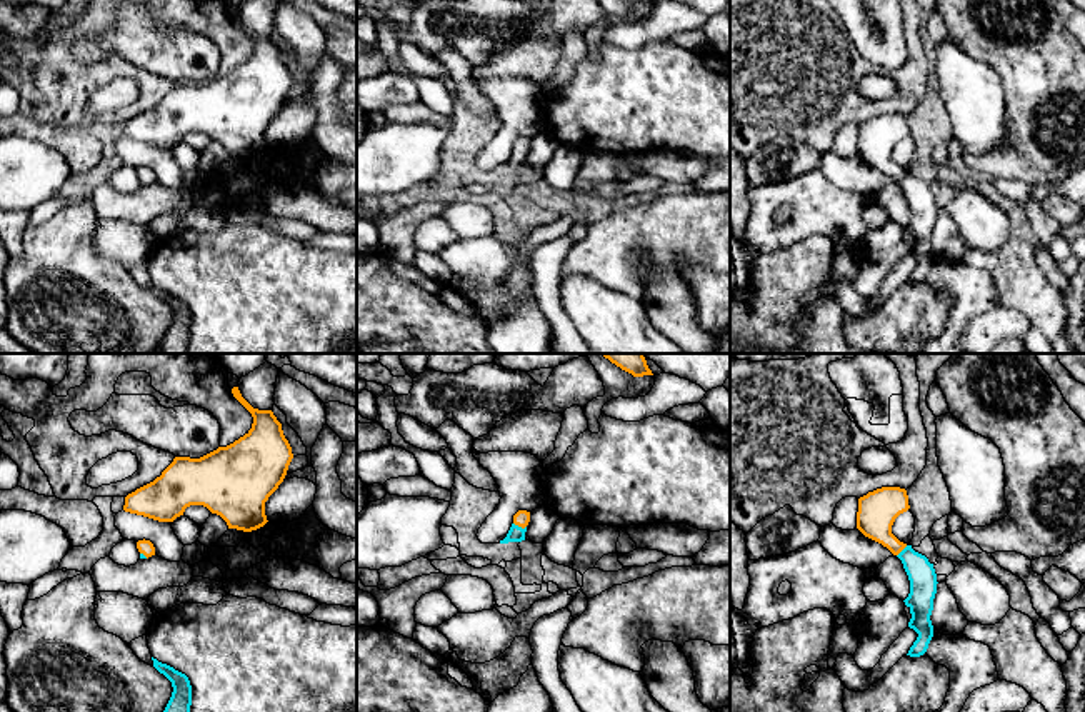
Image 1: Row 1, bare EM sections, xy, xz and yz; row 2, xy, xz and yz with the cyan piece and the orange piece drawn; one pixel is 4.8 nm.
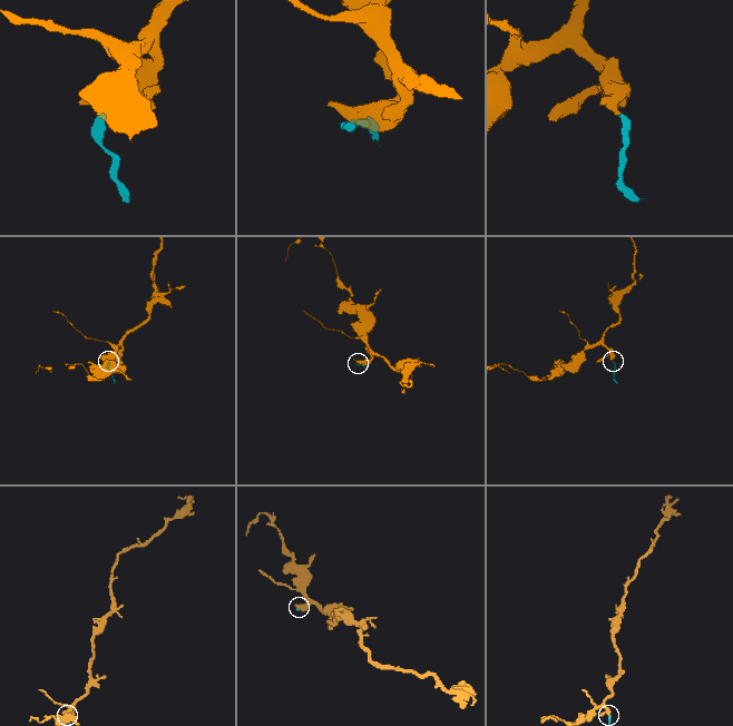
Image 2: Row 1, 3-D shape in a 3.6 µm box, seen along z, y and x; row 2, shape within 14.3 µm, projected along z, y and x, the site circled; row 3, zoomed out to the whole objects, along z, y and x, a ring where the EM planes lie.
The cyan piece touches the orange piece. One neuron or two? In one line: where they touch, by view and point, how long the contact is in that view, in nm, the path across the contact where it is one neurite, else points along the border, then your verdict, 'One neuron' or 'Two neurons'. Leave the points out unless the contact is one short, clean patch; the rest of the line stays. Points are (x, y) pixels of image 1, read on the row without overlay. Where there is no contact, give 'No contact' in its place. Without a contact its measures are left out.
Touches cyan at xz (520, 154). Shared border 70 nm. Path across: xz (515, 160), (520, 154), (522, 144). One neuron

